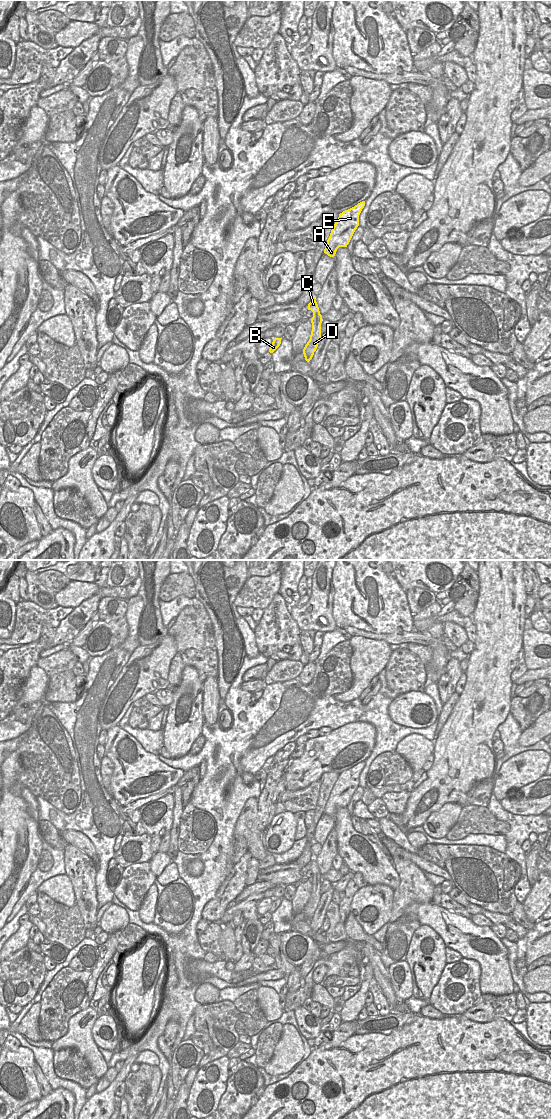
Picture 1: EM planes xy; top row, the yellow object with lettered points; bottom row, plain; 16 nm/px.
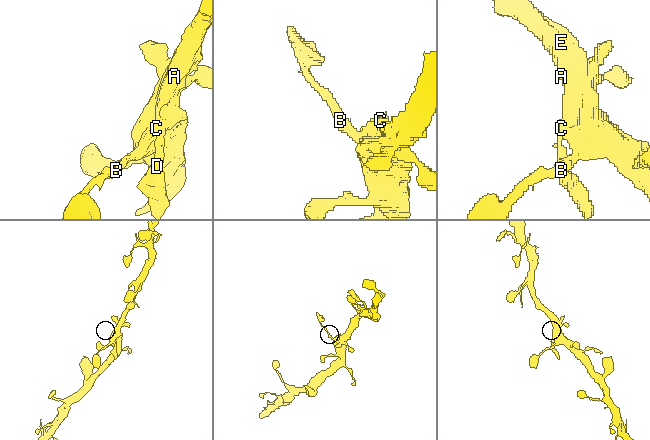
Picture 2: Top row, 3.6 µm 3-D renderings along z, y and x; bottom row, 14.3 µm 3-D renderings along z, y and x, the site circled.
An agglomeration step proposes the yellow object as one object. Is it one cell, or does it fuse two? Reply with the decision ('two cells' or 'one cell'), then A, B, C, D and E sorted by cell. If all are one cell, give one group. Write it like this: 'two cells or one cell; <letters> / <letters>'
one cell; A B C D E

